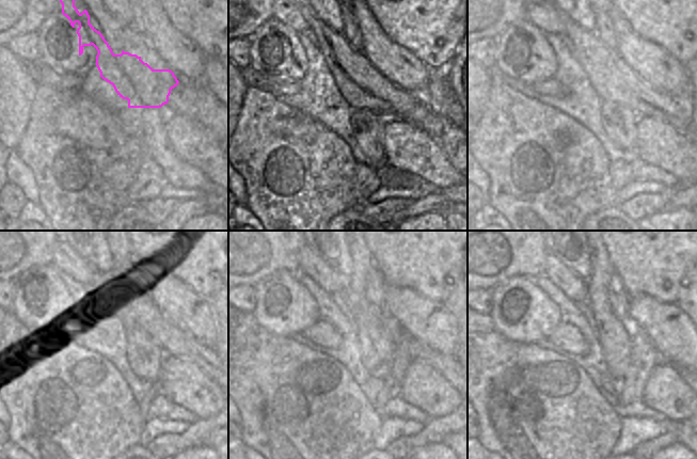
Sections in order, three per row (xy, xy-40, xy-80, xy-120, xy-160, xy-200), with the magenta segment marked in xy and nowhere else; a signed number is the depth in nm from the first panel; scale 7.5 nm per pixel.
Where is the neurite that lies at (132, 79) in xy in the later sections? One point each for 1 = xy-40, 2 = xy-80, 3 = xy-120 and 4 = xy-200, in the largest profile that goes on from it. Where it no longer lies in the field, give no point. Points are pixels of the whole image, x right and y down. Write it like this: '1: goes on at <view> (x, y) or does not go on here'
1: goes on at xy-40 (375, 82)
2: goes on at xy-80 (613, 80)
3: goes on at xy-120 (131, 313)
4: goes on at xy-200 (684, 373)

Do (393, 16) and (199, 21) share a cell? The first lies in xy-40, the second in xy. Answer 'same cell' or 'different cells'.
same cell

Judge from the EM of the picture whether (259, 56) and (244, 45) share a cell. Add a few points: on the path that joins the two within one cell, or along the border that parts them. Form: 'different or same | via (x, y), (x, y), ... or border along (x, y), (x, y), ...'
different | border along (247, 37), (251, 43), (250, 66)

